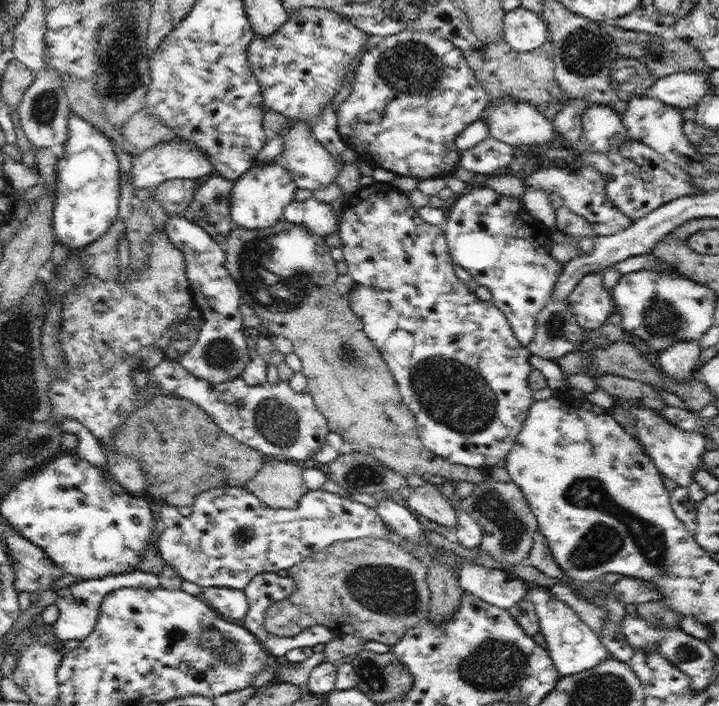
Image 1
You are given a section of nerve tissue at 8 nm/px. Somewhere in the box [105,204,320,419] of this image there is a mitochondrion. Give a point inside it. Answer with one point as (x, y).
(273, 284)

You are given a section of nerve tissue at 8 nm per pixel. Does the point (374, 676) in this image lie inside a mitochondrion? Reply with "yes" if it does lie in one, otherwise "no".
yes

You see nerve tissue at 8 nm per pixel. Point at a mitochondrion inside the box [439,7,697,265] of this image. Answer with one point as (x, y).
(583, 52)

